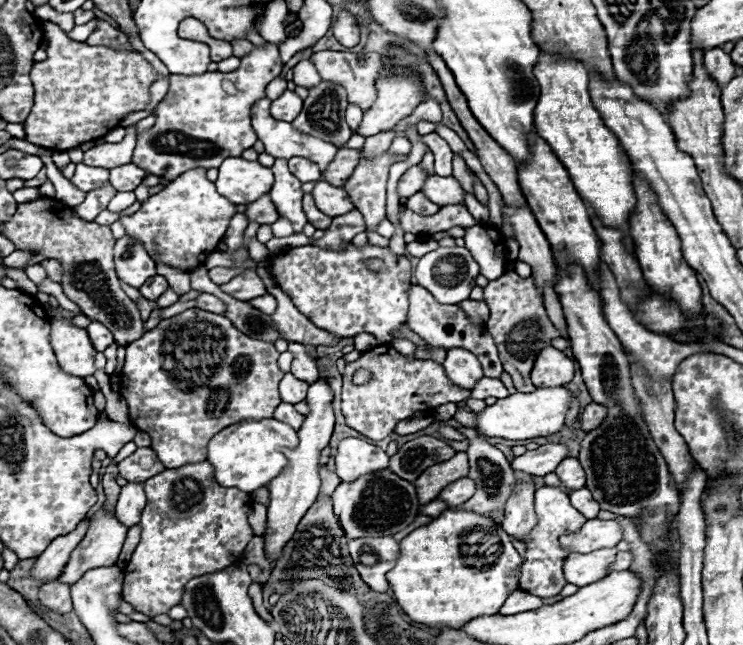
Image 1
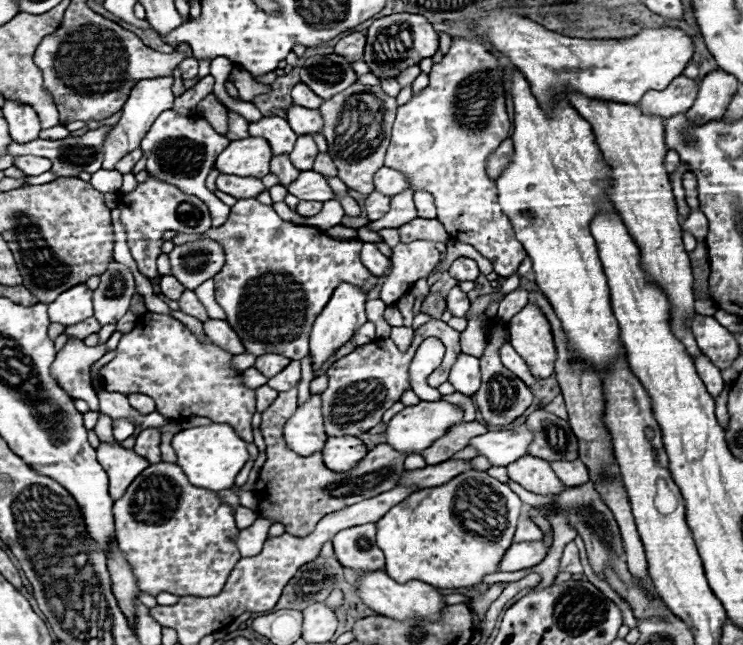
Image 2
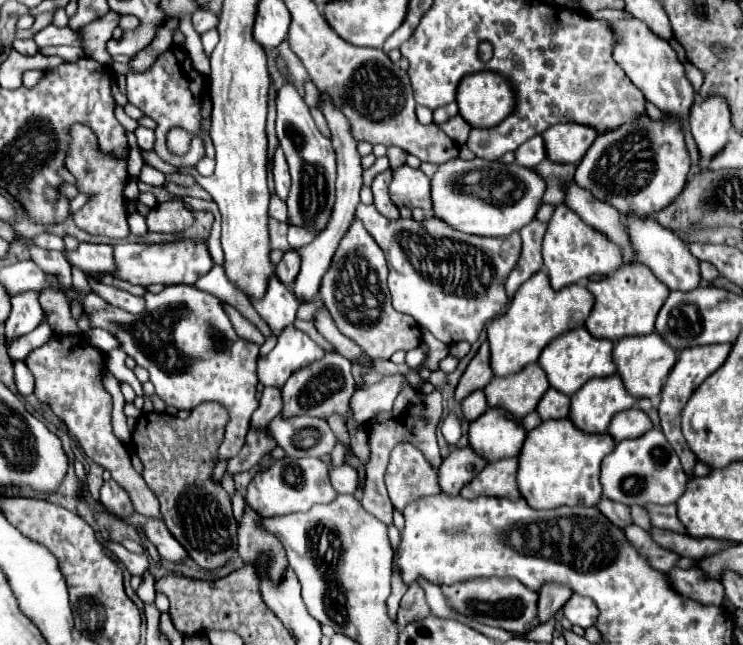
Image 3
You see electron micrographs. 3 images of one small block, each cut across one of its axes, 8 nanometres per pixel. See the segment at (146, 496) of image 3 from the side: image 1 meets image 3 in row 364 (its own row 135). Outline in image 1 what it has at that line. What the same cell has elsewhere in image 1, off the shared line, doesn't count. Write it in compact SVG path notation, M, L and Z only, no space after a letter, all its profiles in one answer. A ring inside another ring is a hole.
M54 22L46 24L46 36L50 38L48 60L36 62L30 72L36 96L34 96L34 108L24 122L28 142L58 152L72 150L84 142L106 136L112 128L120 124L120 120L126 114L144 110L144 106L150 100L150 86L156 80L156 70L138 52L112 50L108 46L88 46L86 42L74 42Z

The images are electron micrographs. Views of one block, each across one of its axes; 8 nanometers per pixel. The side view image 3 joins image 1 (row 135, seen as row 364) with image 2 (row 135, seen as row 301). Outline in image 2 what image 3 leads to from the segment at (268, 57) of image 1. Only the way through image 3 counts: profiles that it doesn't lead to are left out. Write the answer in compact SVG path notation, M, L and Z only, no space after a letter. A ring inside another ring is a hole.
M172 110L162 112L158 120L148 130L146 138L142 138L142 150L148 154L146 170L154 174L160 180L166 180L174 186L178 186L182 192L194 194L202 200L206 200L210 212L212 212L212 226L222 226L228 220L230 206L226 206L222 200L218 200L206 186L206 176L212 170L212 162L218 158L218 152L222 152L230 142L216 134L214 128L204 118L192 118L192 116L180 116ZM98 128L98 130L90 130L86 132L84 136L68 136L68 138L62 138L62 140L32 140L32 142L26 142L26 144L20 144L20 142L10 142L8 144L8 154L10 156L18 156L18 154L32 154L32 156L42 156L42 158L48 158L54 168L50 168L50 172L54 172L56 176L78 176L80 172L98 172L102 168L102 142L104 142L104 136L110 132L112 128Z

